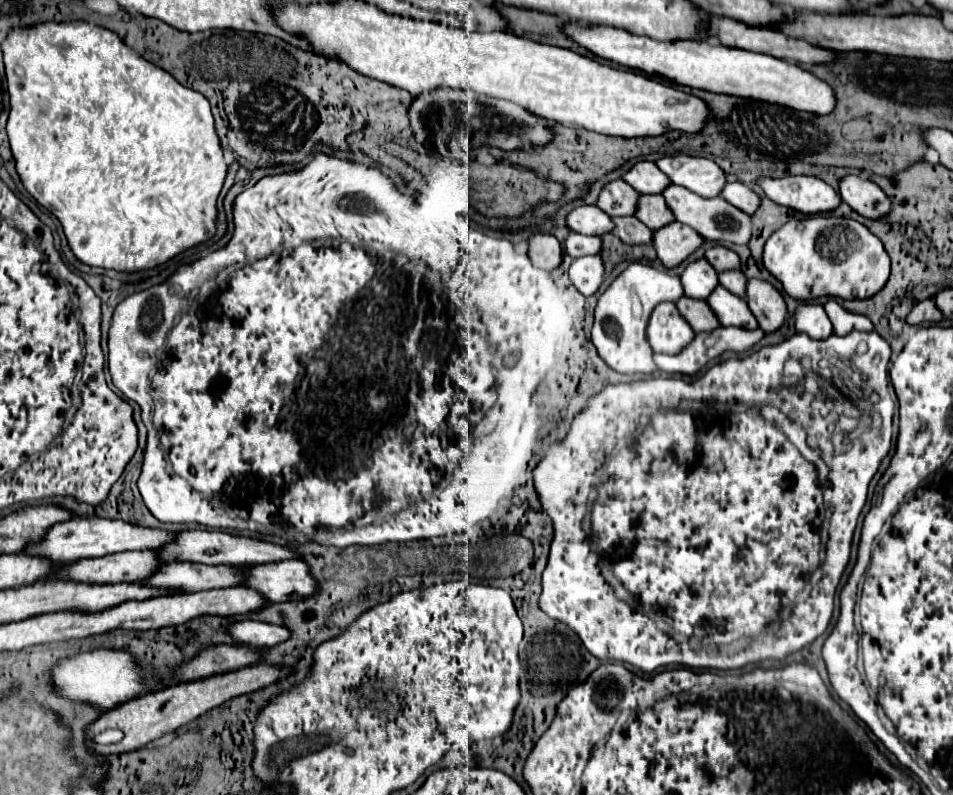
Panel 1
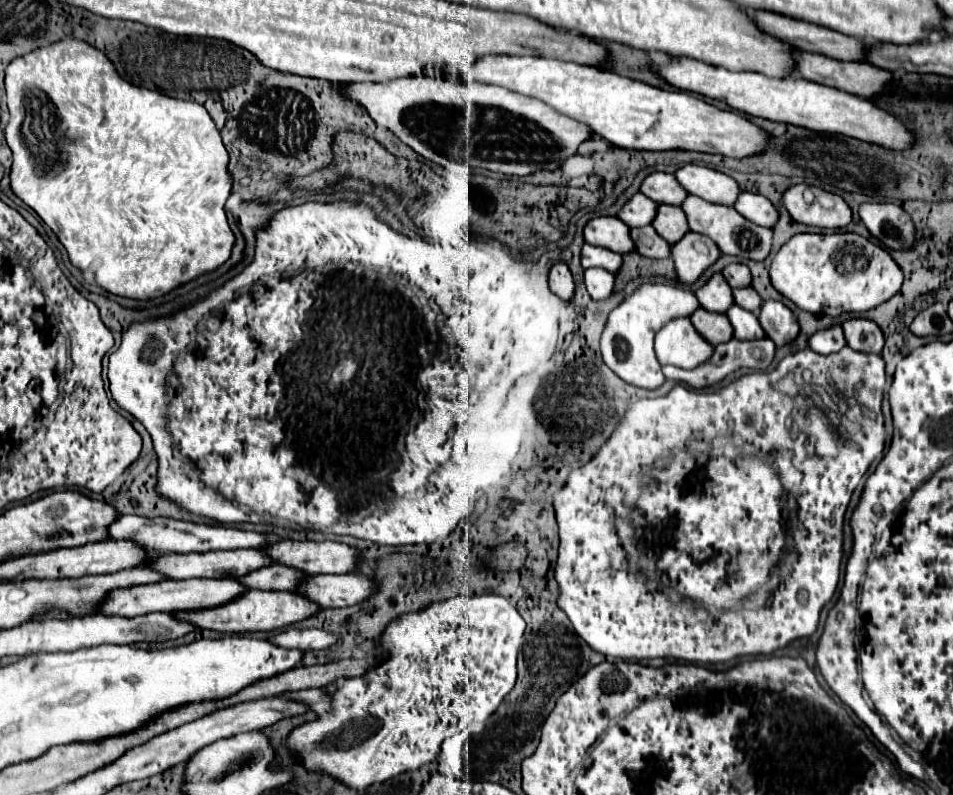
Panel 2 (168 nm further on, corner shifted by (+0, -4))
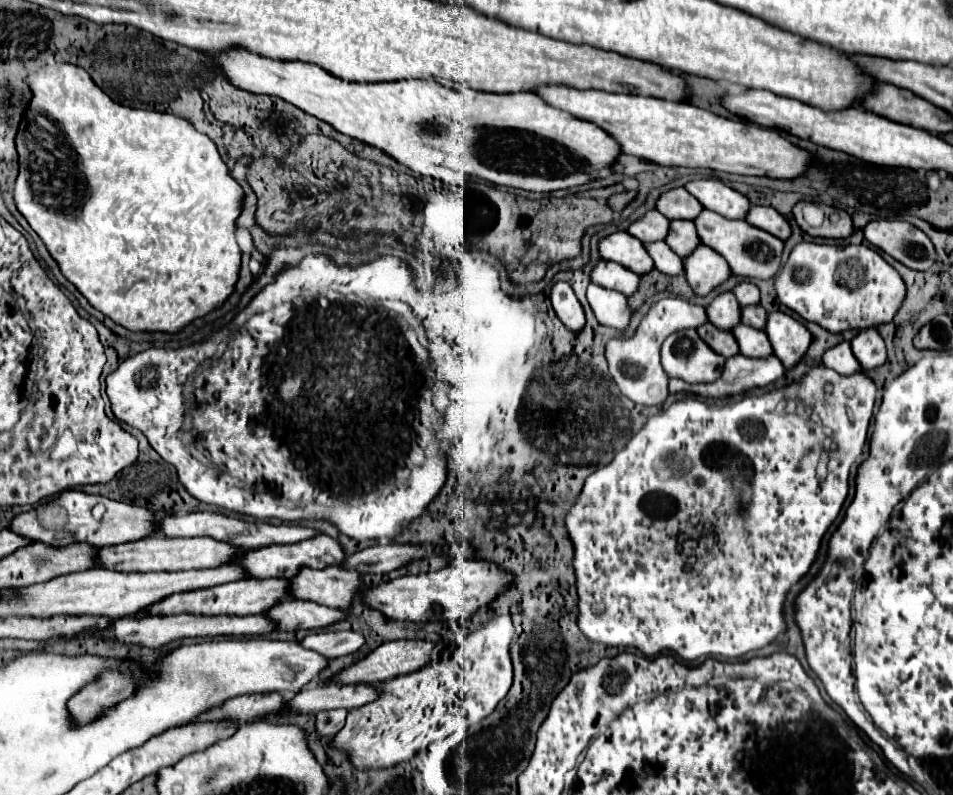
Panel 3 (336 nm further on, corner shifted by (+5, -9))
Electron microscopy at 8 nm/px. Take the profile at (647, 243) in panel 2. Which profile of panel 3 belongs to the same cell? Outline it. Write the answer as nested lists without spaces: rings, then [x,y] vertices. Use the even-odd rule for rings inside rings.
[[[658,240],[658,242],[644,242],[644,248],[652,256],[654,266],[660,272],[670,274],[670,276],[682,274],[682,258],[678,254],[674,254],[666,242],[662,242],[662,240]]]

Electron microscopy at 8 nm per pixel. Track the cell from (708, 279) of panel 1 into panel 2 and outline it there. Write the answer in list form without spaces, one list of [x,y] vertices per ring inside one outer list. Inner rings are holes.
[[[715,273],[701,289],[697,289],[695,295],[701,307],[711,313],[727,313],[727,309],[735,303],[733,289],[729,287],[729,283],[721,273]]]

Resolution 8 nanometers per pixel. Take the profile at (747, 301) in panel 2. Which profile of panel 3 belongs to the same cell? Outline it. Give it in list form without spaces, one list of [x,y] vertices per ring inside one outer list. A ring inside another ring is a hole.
[[[760,304],[742,306],[742,324],[746,324],[746,326],[762,330],[764,324],[766,324],[766,316],[768,316],[768,312]]]

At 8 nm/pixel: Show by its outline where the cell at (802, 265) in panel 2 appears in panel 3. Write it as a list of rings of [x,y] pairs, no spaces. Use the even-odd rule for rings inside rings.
[[[800,242],[792,248],[788,262],[782,270],[774,276],[774,290],[778,300],[800,314],[808,322],[816,322],[828,332],[844,332],[844,330],[864,330],[884,322],[890,322],[898,312],[898,306],[904,300],[906,286],[900,280],[900,274],[872,248],[868,246],[830,246],[830,244],[814,244],[814,242]]]

